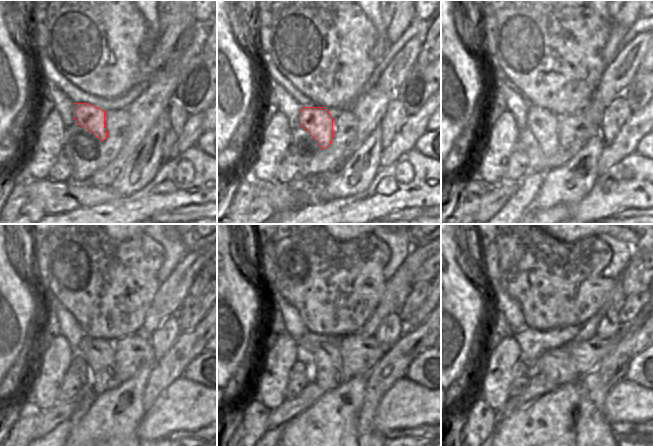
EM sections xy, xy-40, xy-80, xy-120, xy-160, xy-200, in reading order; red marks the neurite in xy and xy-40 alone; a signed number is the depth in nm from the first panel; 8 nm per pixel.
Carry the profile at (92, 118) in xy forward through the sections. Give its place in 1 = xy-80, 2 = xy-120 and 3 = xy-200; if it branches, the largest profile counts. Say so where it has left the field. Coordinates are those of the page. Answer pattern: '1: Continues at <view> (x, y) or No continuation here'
1: Continues at xy-80 (544, 125)
2: Continues at xy-120 (99, 354)
3: Continues at xy-200 (556, 364).

